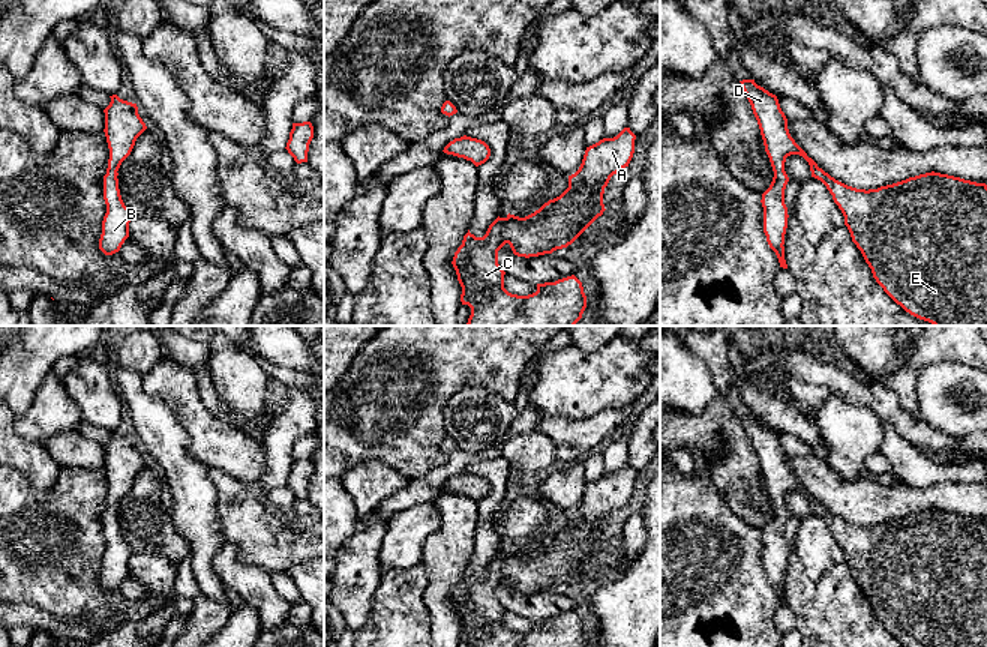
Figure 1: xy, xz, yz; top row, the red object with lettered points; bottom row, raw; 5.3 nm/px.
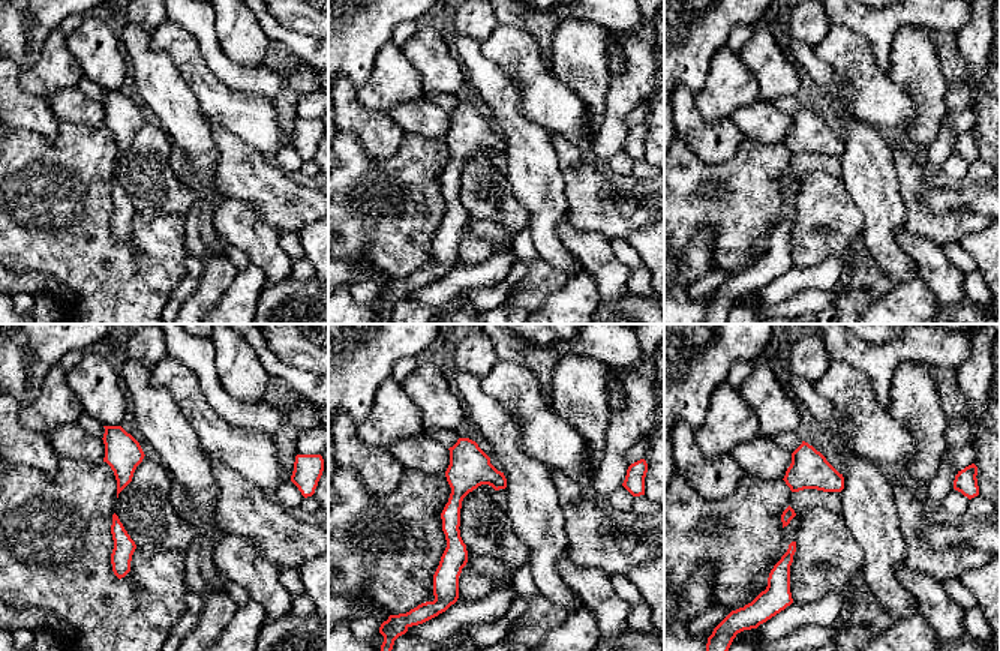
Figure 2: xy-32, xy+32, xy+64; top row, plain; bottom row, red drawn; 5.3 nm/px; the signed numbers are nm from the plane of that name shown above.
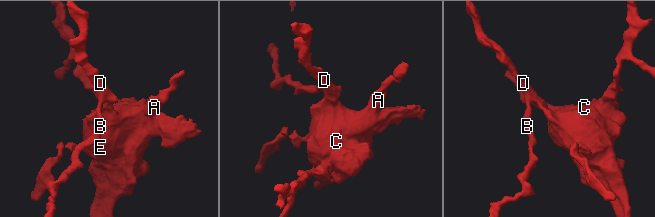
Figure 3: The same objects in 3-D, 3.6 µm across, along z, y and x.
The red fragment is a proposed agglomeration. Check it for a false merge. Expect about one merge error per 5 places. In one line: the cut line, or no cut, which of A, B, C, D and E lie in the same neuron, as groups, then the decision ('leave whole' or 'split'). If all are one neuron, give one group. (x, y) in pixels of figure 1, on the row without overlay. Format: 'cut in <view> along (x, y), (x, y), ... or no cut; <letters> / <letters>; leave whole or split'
no cut; A B C D E; leave whole

